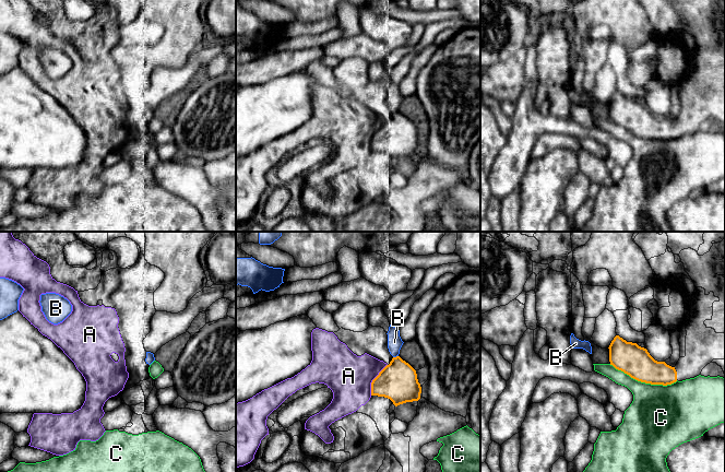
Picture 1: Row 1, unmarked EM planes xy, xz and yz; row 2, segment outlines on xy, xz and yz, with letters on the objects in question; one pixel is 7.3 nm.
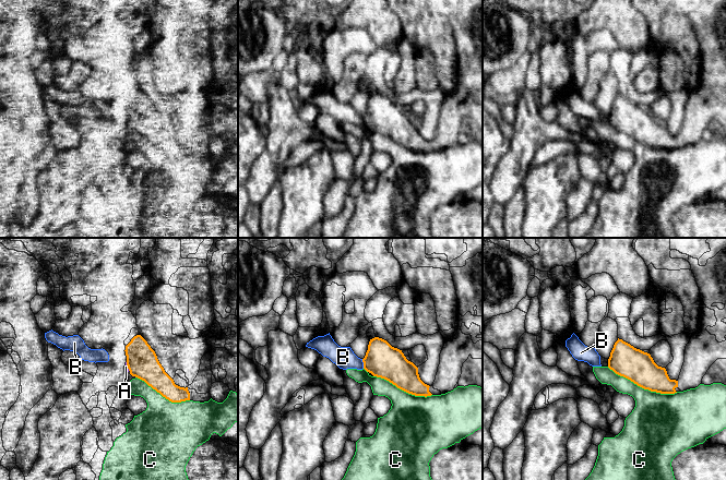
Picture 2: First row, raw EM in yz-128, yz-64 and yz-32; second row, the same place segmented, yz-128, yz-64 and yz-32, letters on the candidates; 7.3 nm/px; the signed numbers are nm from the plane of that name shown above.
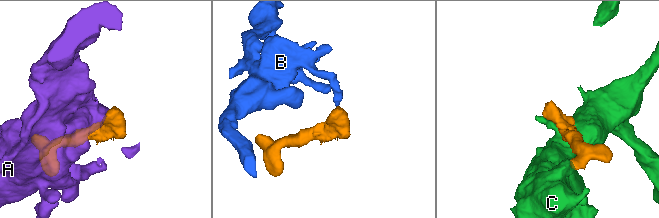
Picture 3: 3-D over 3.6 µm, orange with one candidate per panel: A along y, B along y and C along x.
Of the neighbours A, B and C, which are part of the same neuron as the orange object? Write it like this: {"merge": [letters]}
{"merge": []}

